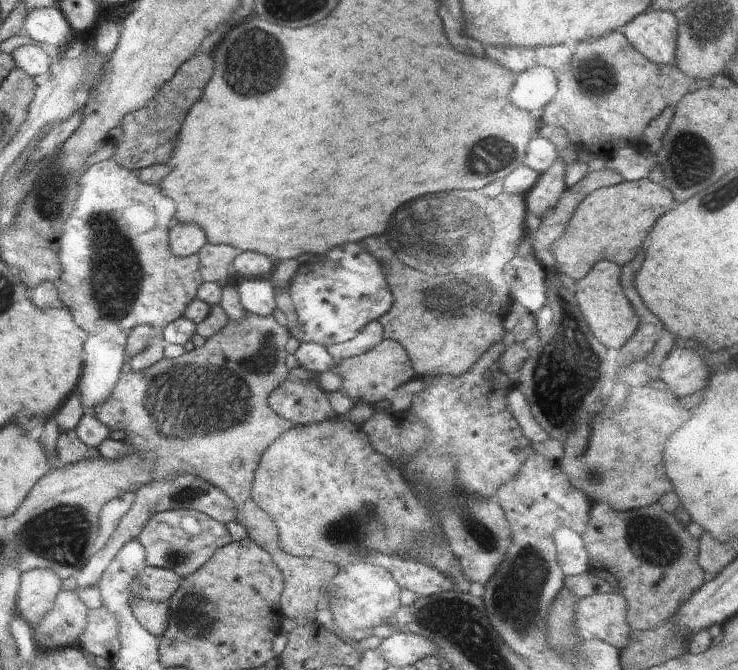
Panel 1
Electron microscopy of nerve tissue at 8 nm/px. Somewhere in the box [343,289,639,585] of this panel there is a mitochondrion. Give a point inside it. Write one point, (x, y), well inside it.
(571, 356)

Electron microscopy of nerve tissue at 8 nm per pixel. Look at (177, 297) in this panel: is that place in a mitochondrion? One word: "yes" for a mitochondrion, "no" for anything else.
no

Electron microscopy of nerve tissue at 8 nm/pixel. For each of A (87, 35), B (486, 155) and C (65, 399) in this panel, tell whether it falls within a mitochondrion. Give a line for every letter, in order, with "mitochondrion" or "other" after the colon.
A: other
B: mitochondrion
C: other

